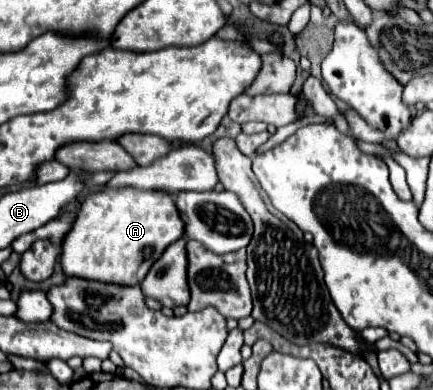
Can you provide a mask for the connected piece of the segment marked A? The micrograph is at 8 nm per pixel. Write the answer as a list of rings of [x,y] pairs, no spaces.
[[[105,187],[101,191],[89,193],[79,205],[79,213],[73,223],[73,229],[67,233],[63,241],[63,249],[61,249],[63,253],[59,261],[65,275],[85,277],[103,283],[133,285],[145,279],[153,261],[157,261],[173,241],[181,239],[185,235],[183,231],[185,231],[185,221],[181,219],[181,213],[175,205],[175,195],[167,191],[155,191],[155,189],[143,191],[133,187],[121,187],[121,189]]]

